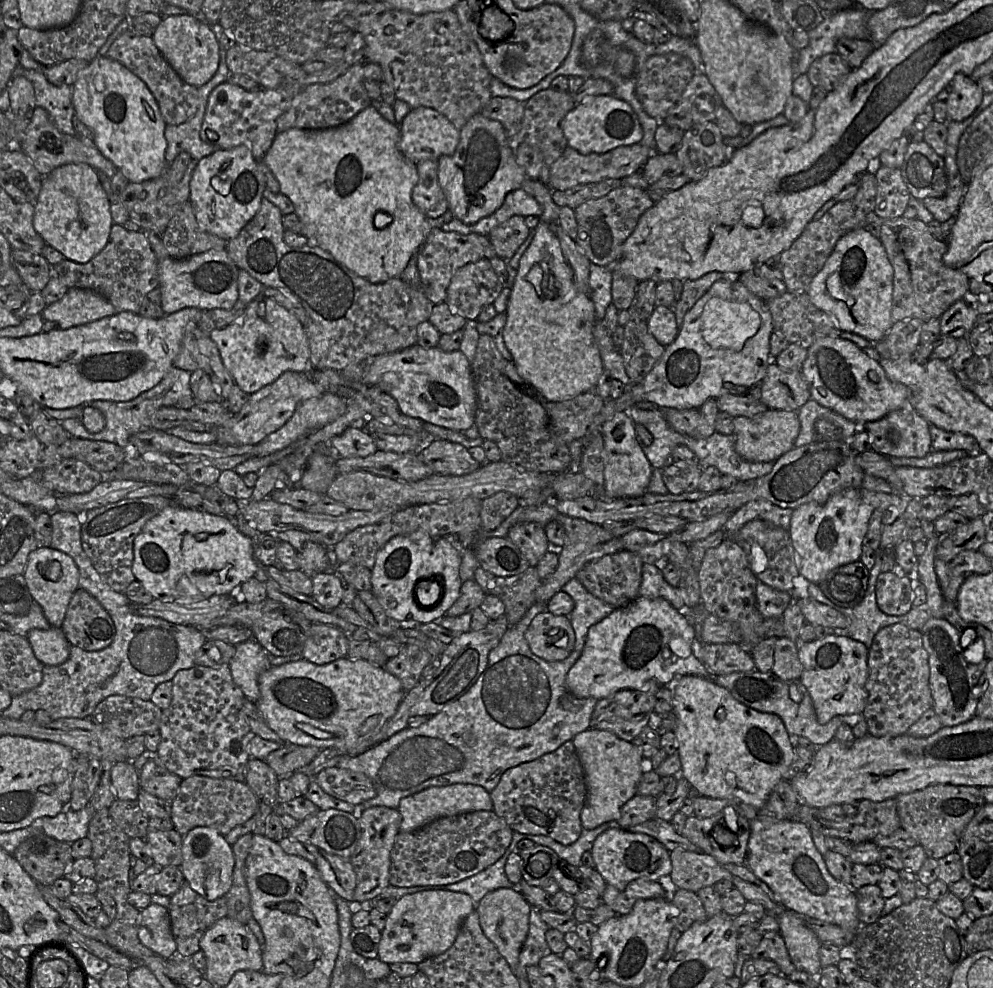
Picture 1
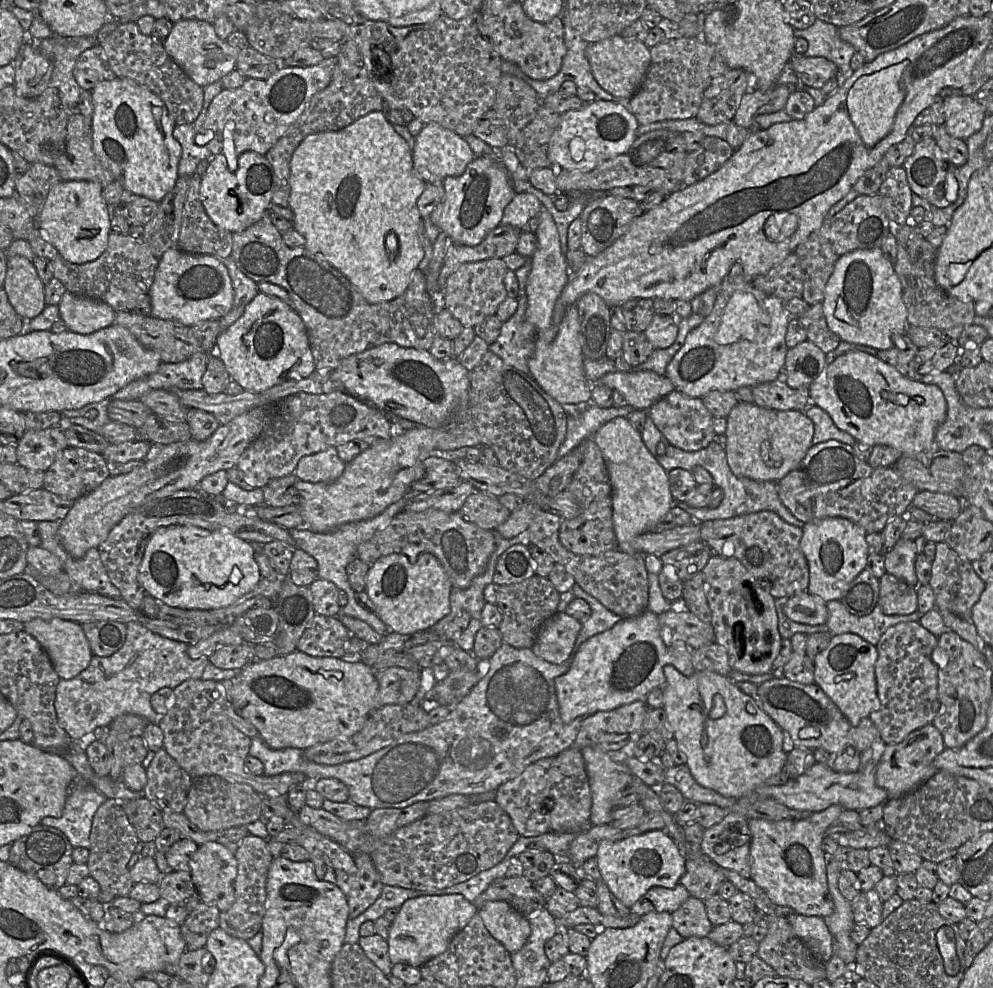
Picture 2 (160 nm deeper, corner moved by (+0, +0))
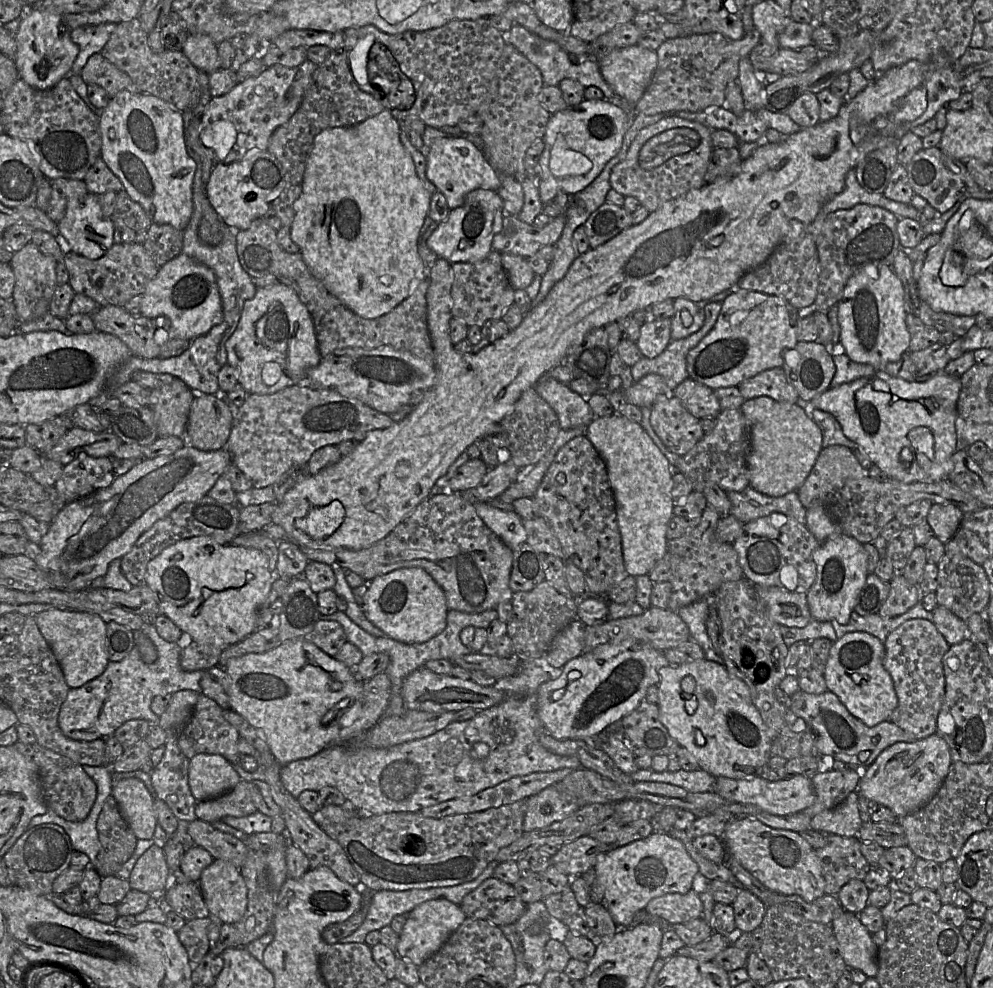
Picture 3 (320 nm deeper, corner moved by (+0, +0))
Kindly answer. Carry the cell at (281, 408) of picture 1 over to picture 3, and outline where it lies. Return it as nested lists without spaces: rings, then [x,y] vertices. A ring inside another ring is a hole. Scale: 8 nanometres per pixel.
[[[186,444],[184,447],[177,450],[171,455],[163,455],[153,459],[139,460],[139,462],[134,465],[128,472],[123,475],[117,476],[110,486],[98,490],[85,498],[67,503],[67,505],[58,513],[55,519],[51,522],[49,531],[42,538],[42,541],[39,545],[41,548],[41,553],[36,558],[35,563],[45,571],[60,573],[68,579],[68,590],[60,591],[83,591],[88,589],[91,586],[92,581],[98,577],[104,576],[108,571],[110,563],[115,559],[121,559],[125,554],[127,554],[132,549],[137,540],[140,538],[140,536],[144,532],[149,530],[154,525],[154,523],[156,523],[160,519],[165,518],[179,505],[187,502],[196,501],[208,495],[209,491],[215,485],[218,478],[224,474],[226,468],[231,463],[231,455],[226,448],[221,448],[214,451],[202,451],[192,447],[189,444]]]

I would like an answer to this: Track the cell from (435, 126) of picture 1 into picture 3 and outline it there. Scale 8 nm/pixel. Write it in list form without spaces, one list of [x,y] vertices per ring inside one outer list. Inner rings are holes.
[[[447,135],[435,139],[426,149],[427,178],[446,198],[450,209],[463,205],[466,195],[476,189],[498,191],[500,188],[499,173],[493,168],[481,149],[470,140]]]

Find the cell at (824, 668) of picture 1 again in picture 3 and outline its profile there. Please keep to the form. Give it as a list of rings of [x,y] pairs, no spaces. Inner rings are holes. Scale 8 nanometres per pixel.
[[[866,632],[846,633],[842,638],[833,642],[823,673],[828,690],[837,695],[847,710],[868,727],[889,721],[898,705],[893,680],[883,665],[884,655],[884,643],[878,638]]]

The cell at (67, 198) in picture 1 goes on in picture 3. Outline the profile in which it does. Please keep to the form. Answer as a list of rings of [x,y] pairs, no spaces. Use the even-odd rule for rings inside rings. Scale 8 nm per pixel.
[[[88,193],[79,202],[70,202],[64,217],[57,224],[59,229],[58,237],[68,243],[70,251],[90,260],[101,258],[114,244],[115,226],[110,218],[103,216],[99,195]]]

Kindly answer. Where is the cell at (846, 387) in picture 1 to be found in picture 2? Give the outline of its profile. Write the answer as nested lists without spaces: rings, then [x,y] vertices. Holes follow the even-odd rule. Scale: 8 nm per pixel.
[[[848,351],[828,362],[821,375],[808,386],[809,405],[815,404],[823,409],[833,420],[834,424],[841,430],[847,432],[855,438],[856,441],[866,443],[870,447],[875,445],[887,445],[897,449],[902,455],[917,455],[935,448],[935,433],[937,428],[943,424],[947,417],[947,402],[942,390],[934,384],[924,384],[914,379],[903,376],[895,367],[883,362],[876,356],[863,351]]]

